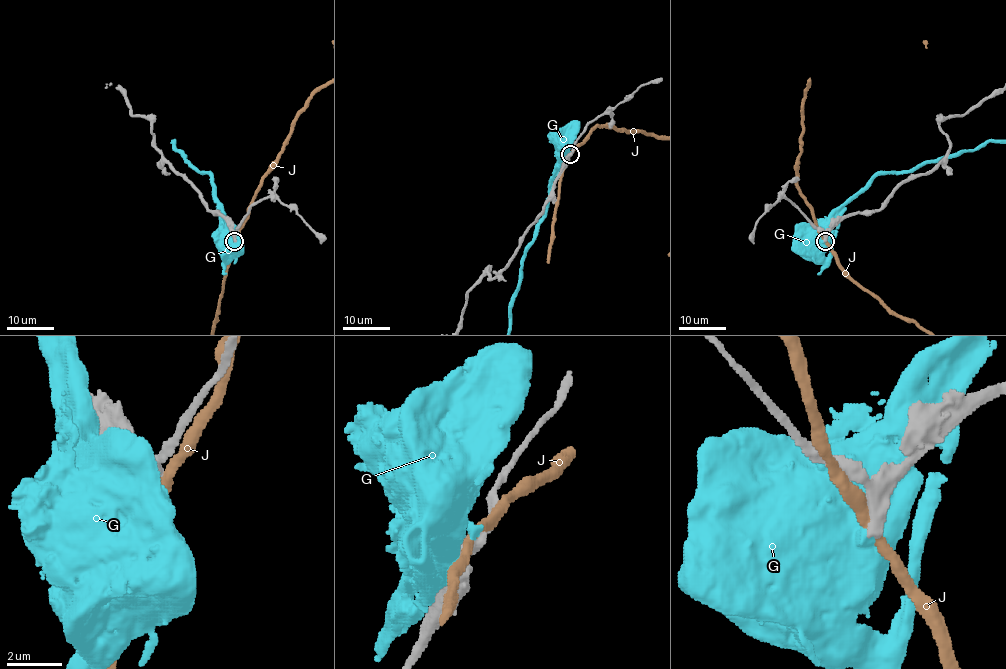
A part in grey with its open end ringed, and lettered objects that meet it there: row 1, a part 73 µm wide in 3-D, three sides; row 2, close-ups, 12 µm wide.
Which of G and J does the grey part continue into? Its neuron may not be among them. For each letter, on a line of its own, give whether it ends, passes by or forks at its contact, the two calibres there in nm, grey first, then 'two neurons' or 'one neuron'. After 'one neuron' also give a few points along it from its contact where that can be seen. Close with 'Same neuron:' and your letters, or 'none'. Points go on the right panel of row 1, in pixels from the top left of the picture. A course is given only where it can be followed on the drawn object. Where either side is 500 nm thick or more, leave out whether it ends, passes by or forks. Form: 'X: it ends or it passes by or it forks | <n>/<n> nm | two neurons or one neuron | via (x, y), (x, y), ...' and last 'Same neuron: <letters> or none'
G: it ends | 440/440 nm | two neurons
J: it passes by | 400/440 nm | two neurons
Same neuron: none

